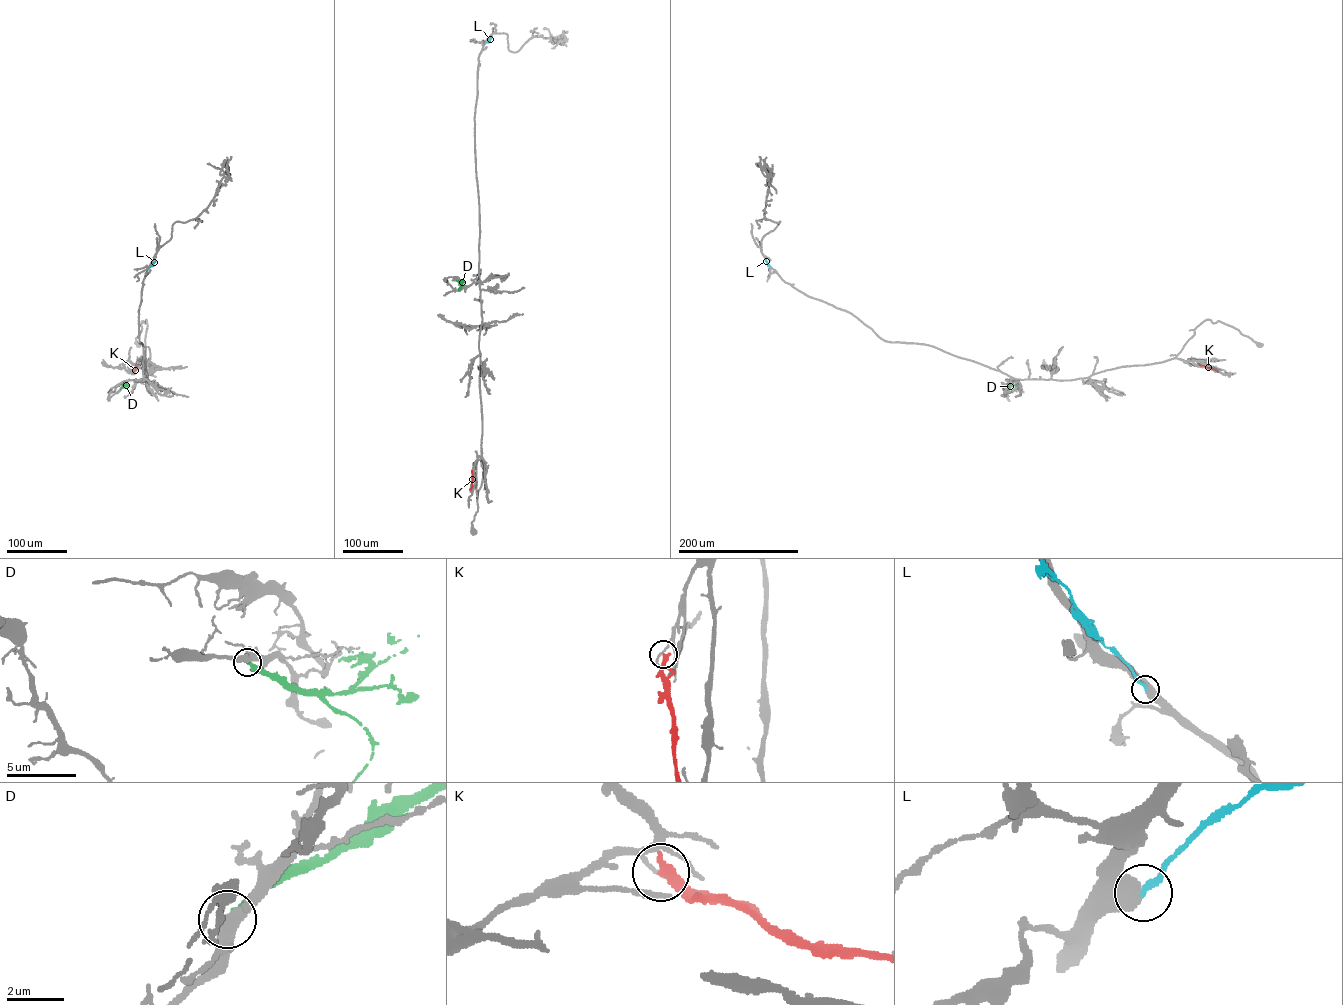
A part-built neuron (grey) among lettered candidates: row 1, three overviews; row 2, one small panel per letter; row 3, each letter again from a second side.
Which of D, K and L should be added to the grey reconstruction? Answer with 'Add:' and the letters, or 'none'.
Add: none

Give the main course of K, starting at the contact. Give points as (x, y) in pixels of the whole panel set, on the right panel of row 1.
K: (1198, 364), (1218, 371)

